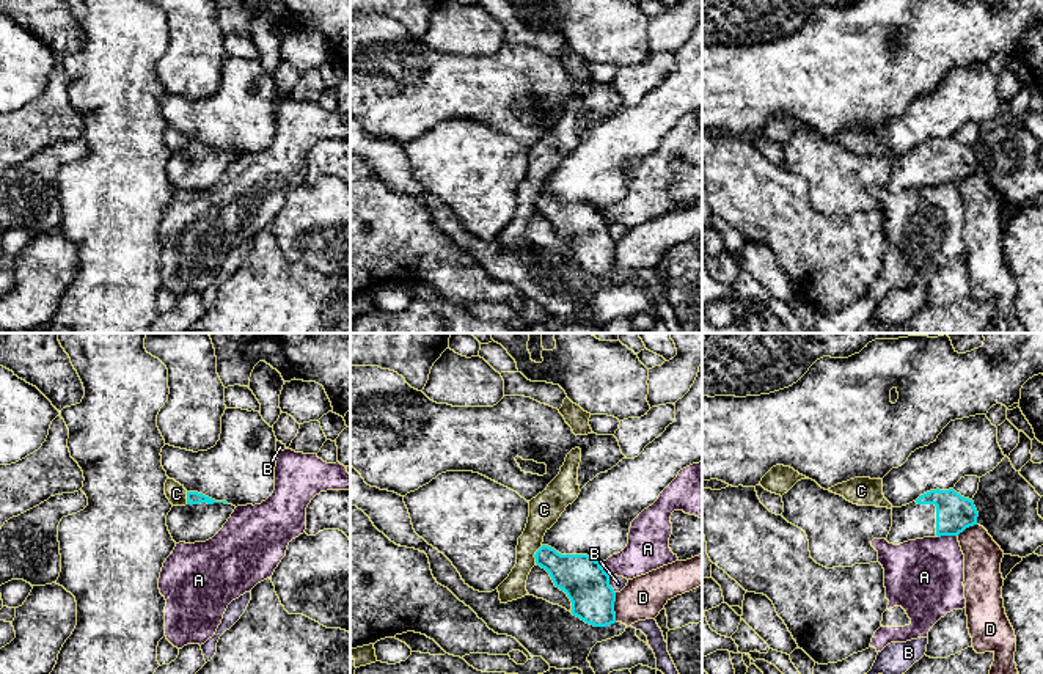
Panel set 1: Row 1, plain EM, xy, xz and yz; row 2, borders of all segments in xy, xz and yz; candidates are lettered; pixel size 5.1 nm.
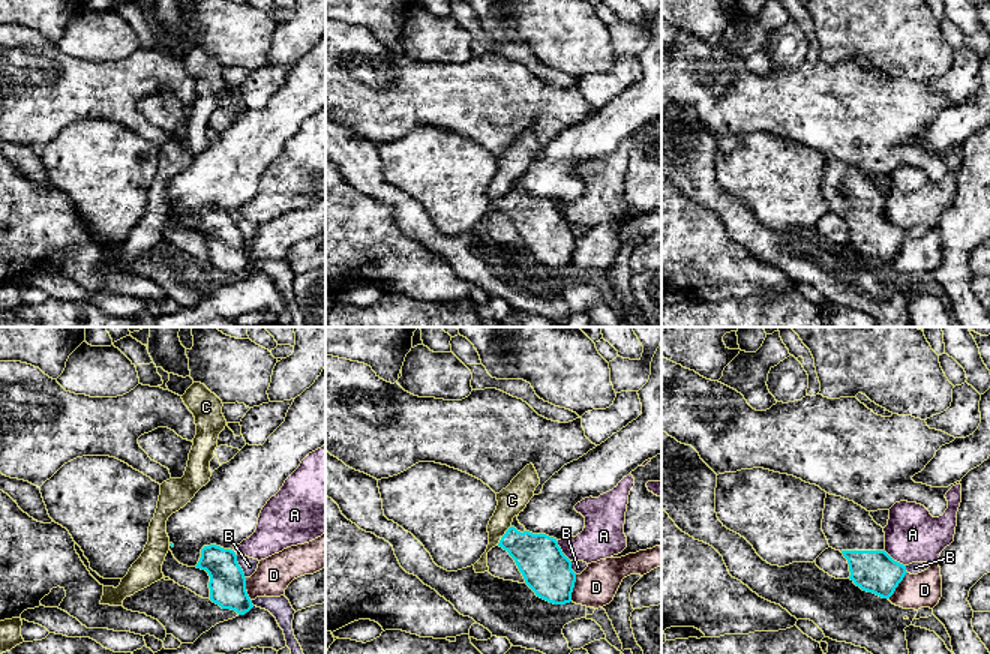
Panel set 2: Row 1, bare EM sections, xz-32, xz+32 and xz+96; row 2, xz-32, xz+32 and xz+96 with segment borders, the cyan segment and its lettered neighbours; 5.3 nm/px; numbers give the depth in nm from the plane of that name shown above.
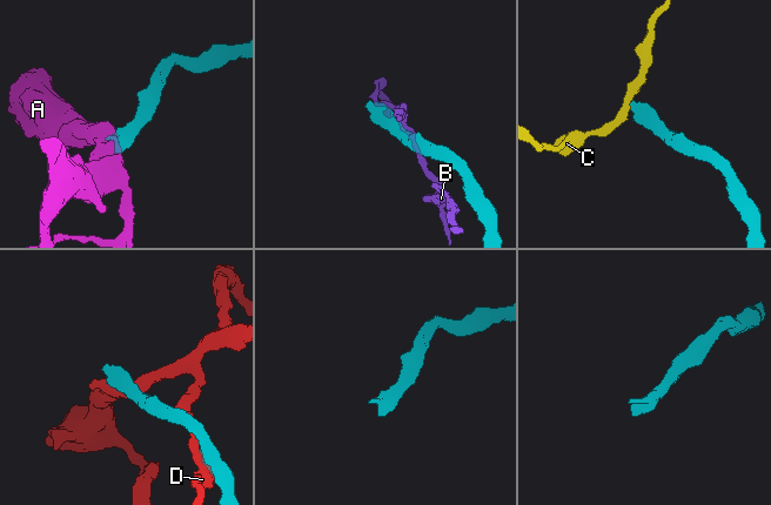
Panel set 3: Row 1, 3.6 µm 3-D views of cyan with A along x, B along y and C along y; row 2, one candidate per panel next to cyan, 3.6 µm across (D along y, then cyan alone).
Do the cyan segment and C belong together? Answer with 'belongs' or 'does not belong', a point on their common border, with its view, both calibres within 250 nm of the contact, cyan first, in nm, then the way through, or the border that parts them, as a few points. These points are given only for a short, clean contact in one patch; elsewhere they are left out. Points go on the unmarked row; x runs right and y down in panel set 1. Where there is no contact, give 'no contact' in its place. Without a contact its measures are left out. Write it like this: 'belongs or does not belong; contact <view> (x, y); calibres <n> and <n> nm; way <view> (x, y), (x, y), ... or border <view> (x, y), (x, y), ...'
does not belong; contact xz (534, 203); calibres 220 and 160 nm; border xz (542, 194), (534, 203), (536, 212)

